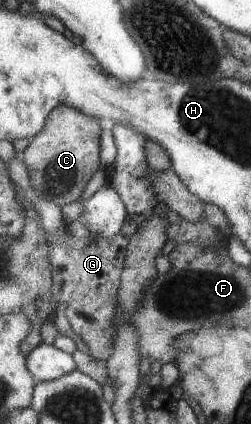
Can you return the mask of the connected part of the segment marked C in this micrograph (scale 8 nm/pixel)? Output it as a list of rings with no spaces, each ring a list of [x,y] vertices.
[[[64,103],[57,106],[47,116],[43,130],[30,139],[28,147],[20,154],[28,169],[32,189],[36,189],[36,195],[56,203],[60,208],[78,201],[78,197],[81,197],[80,189],[88,183],[90,175],[98,169],[100,133],[102,127],[98,125],[96,117],[86,115],[84,111]]]

